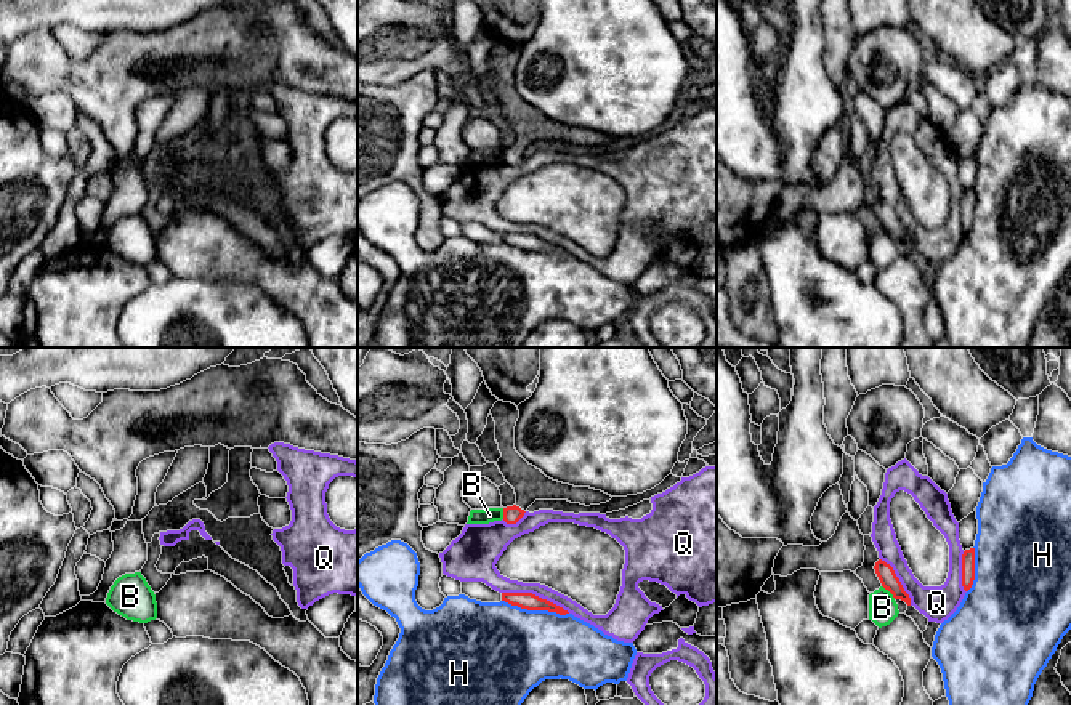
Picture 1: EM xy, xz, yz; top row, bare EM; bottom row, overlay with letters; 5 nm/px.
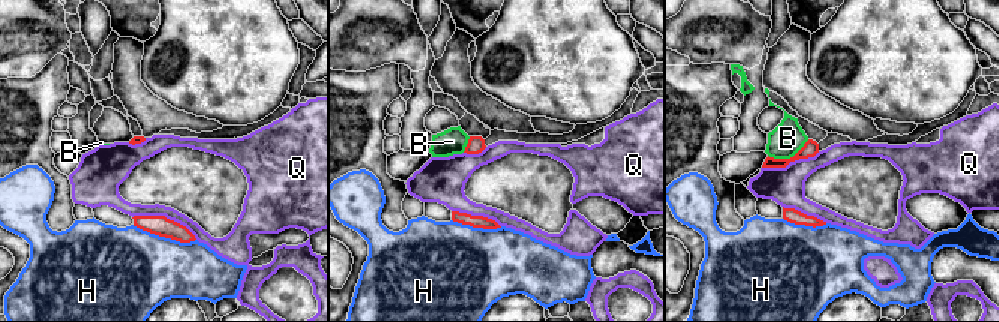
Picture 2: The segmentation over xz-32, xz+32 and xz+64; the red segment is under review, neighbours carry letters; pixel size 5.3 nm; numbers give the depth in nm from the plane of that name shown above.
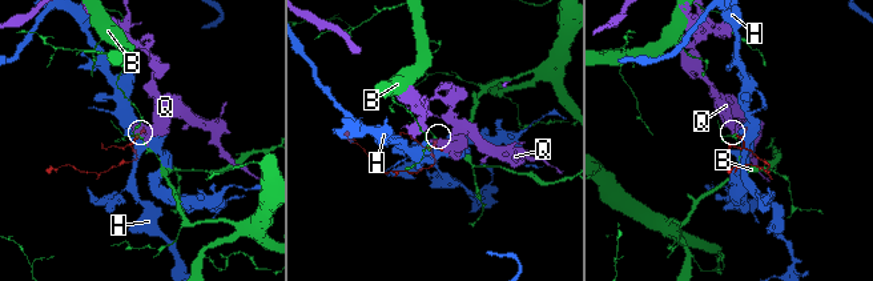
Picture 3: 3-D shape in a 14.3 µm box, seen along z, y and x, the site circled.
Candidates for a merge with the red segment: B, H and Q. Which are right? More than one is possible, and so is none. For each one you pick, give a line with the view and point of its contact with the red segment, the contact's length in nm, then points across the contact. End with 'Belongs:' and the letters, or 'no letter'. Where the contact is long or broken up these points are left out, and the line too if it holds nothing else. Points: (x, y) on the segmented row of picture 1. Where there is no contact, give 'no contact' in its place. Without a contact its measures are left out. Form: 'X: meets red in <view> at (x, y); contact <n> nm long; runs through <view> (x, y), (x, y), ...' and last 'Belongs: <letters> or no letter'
Belongs: no letter

